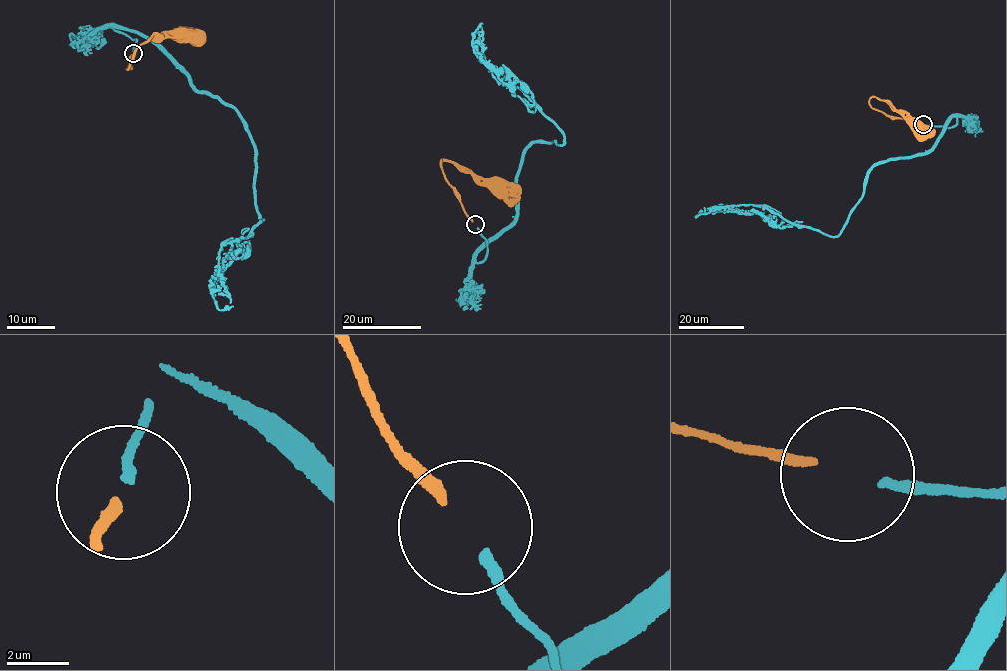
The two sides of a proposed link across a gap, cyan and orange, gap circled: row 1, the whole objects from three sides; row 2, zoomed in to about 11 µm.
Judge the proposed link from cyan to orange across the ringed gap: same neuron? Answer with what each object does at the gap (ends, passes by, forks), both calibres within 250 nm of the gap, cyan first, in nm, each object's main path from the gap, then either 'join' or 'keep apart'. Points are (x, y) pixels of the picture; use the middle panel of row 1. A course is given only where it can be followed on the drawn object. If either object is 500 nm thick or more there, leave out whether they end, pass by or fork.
cyan ends | orange ends | 280/280 nm | cyan via (478, 227), (487, 248), (477, 262), (514, 220), (524, 150), (564, 143), (476, 55), (482, 23) | orange via (472, 222), (440, 161), (450, 161), (480, 182), (491, 183), (497, 189), (500, 187) | join

